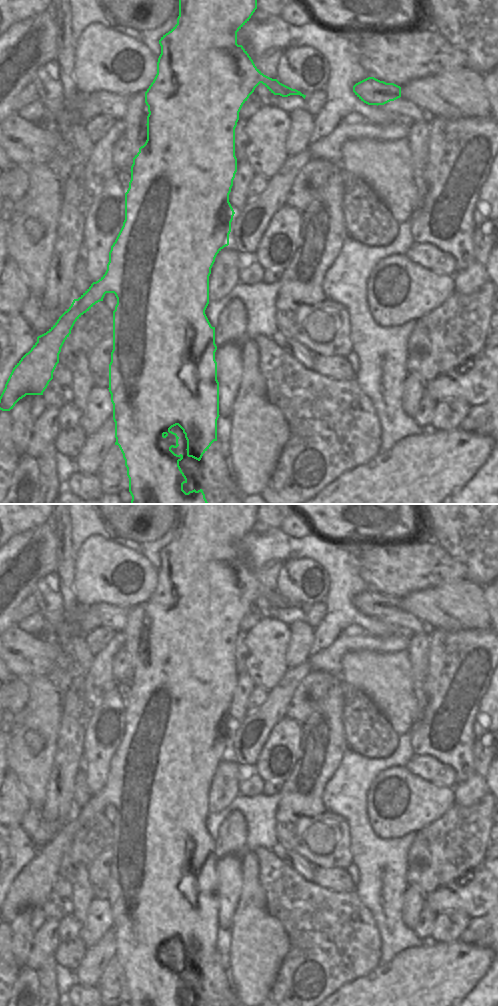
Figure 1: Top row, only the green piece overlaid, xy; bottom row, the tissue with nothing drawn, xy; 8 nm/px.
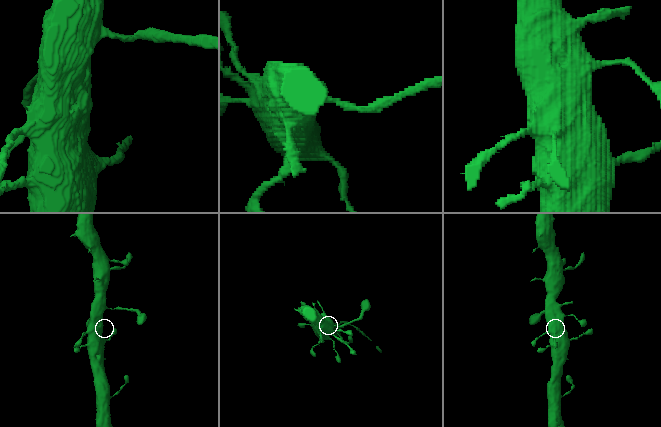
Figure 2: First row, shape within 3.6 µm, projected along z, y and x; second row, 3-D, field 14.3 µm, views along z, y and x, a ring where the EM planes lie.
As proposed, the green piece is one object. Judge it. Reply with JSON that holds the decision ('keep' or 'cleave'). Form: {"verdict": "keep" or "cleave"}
{"verdict": "keep"}

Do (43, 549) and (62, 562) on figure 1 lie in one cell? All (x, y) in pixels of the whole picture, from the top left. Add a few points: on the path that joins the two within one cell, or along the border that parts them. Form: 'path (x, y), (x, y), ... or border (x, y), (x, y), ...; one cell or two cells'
border (54, 535), (56, 540), (55, 570); two cells

